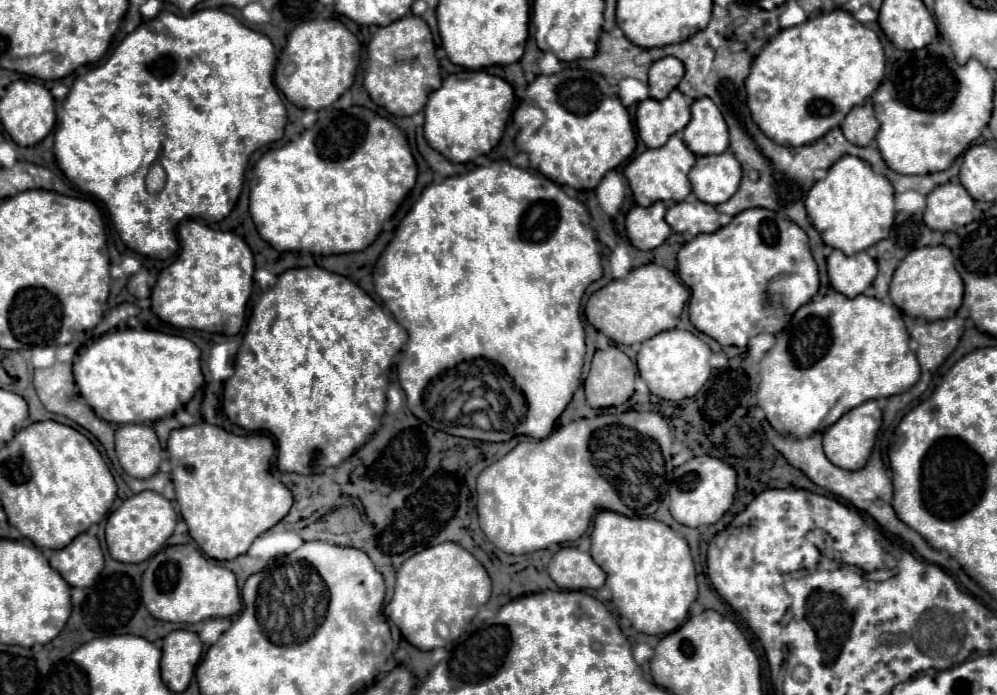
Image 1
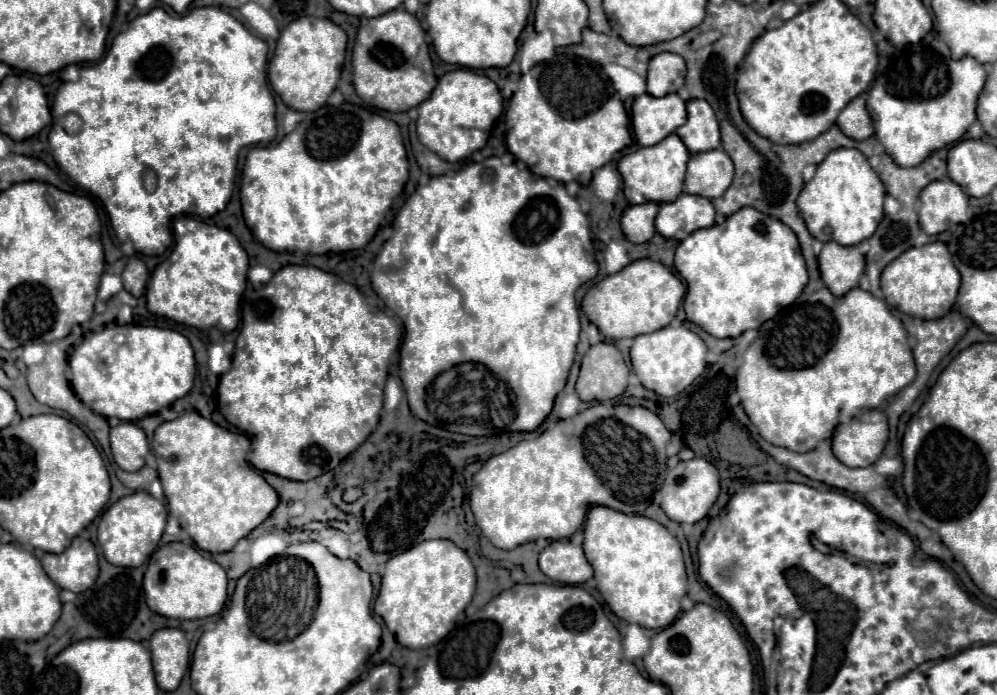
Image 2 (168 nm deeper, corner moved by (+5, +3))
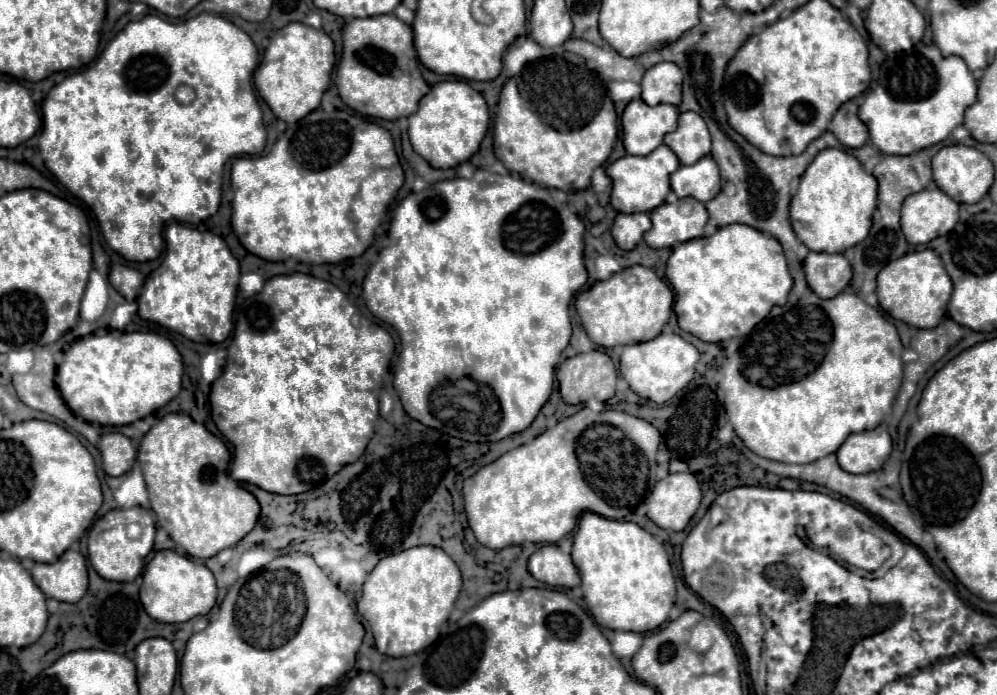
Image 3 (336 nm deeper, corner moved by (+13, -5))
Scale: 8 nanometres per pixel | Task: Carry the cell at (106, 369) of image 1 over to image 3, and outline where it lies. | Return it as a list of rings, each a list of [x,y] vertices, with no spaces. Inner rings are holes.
[[[108,329],[100,335],[92,333],[88,337],[82,337],[70,347],[58,367],[56,385],[64,403],[76,415],[84,417],[90,423],[120,427],[130,425],[146,415],[152,415],[156,409],[170,403],[182,389],[182,373],[182,357],[168,337],[162,337],[158,333],[122,333]]]

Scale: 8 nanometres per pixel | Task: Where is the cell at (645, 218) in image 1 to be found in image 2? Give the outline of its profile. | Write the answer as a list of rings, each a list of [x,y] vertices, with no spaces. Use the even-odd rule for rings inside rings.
[[[644,203],[644,205],[628,205],[628,209],[622,215],[622,231],[632,243],[646,243],[656,233],[654,219],[658,213],[656,203]]]

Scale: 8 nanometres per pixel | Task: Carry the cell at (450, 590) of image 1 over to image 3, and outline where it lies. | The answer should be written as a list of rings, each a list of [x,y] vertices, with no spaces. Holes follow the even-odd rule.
[[[412,547],[384,557],[374,567],[362,585],[358,611],[370,623],[380,653],[406,657],[428,649],[438,639],[440,627],[448,621],[460,589],[460,569],[440,547]]]

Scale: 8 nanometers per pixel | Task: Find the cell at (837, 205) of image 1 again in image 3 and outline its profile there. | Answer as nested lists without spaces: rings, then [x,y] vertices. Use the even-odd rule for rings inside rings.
[[[824,149],[800,177],[800,187],[790,203],[790,221],[798,239],[810,251],[844,253],[868,237],[876,209],[878,183],[864,171],[856,157],[840,149]]]

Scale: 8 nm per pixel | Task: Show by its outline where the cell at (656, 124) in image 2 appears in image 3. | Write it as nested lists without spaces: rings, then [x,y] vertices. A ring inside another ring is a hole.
[[[630,101],[622,113],[624,147],[628,155],[648,155],[662,141],[664,135],[678,127],[678,107],[674,105],[646,105],[644,101]]]

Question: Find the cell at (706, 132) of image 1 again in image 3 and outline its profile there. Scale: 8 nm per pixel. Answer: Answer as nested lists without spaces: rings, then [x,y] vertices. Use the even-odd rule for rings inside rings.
[[[686,111],[678,117],[678,129],[664,137],[664,143],[678,155],[682,165],[692,165],[710,153],[710,133],[704,119]]]

